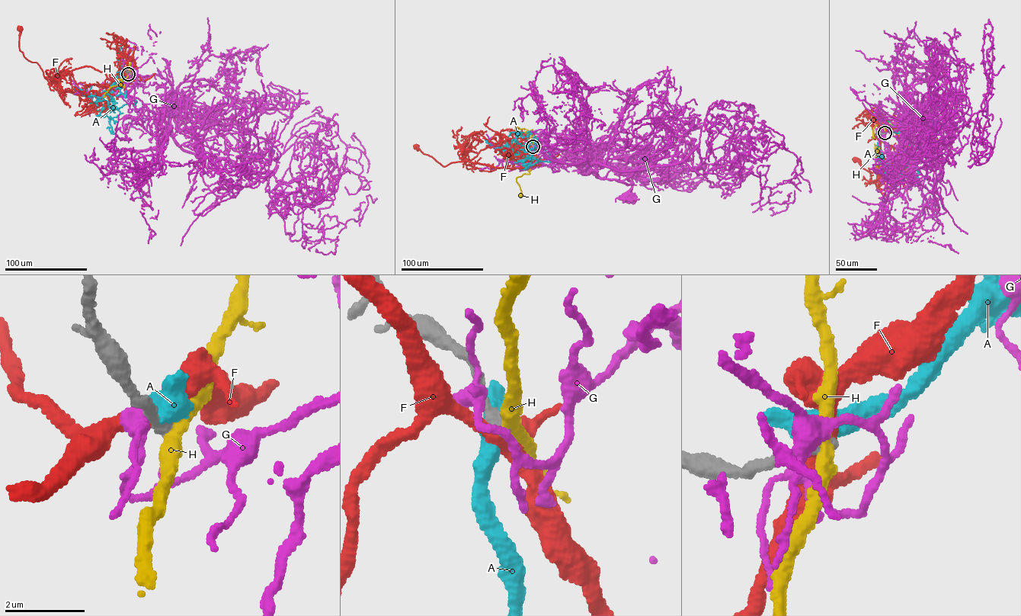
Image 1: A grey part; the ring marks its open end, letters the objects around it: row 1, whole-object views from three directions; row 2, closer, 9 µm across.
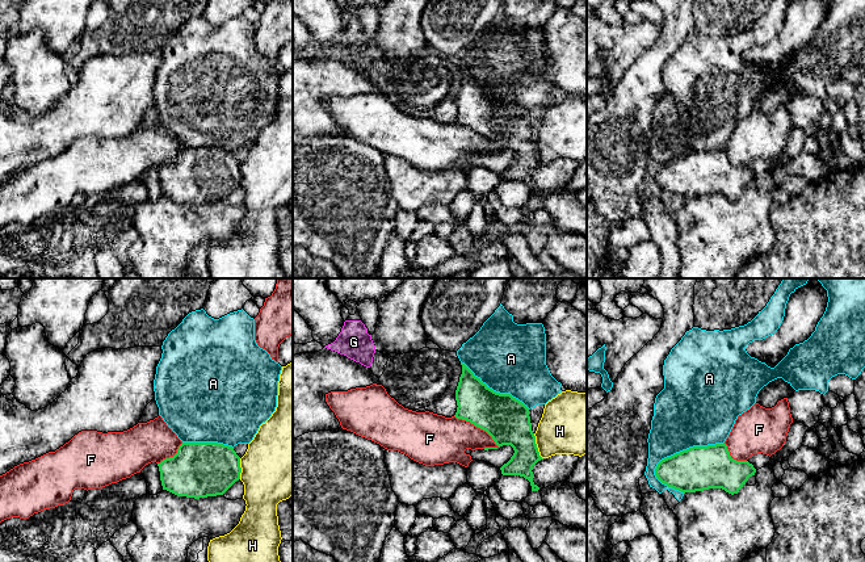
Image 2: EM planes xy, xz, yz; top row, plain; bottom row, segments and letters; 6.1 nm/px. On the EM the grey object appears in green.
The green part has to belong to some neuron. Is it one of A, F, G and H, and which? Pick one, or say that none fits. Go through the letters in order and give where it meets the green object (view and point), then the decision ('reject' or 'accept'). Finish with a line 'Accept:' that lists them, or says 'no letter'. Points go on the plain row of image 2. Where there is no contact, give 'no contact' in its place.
A: contact yz (687, 155); reject
F: contact xz (478, 133); reject
G: no contact; reject
H: contact xz (536, 152); reject
Accept: no letter

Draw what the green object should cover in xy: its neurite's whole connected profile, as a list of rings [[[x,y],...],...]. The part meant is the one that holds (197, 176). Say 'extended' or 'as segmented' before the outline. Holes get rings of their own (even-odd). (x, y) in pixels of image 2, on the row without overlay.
as segmented; [[[182,148],[173,163],[158,169],[163,196],[177,202],[207,204],[223,201],[240,185],[240,163],[232,152],[218,148]]]

